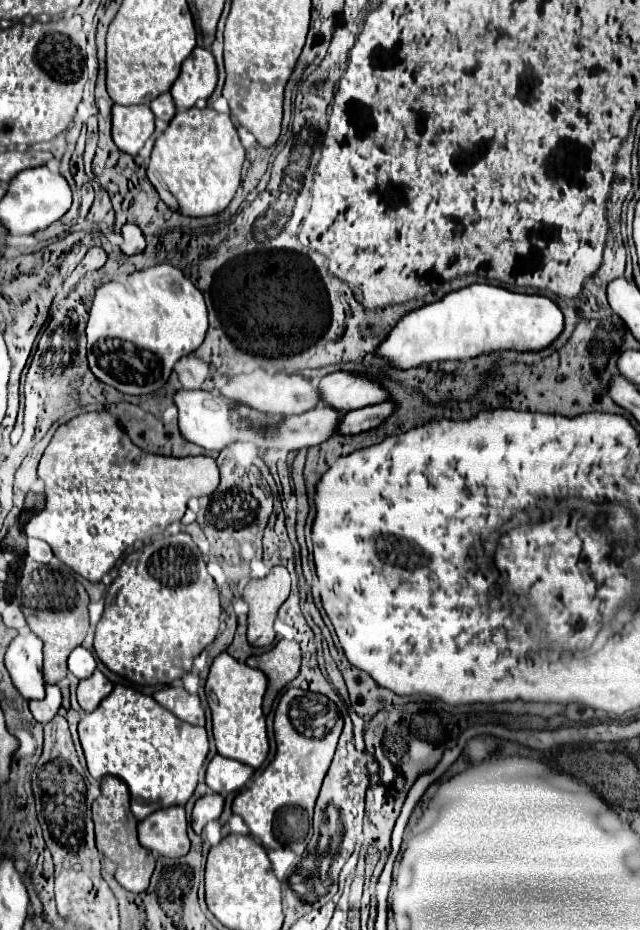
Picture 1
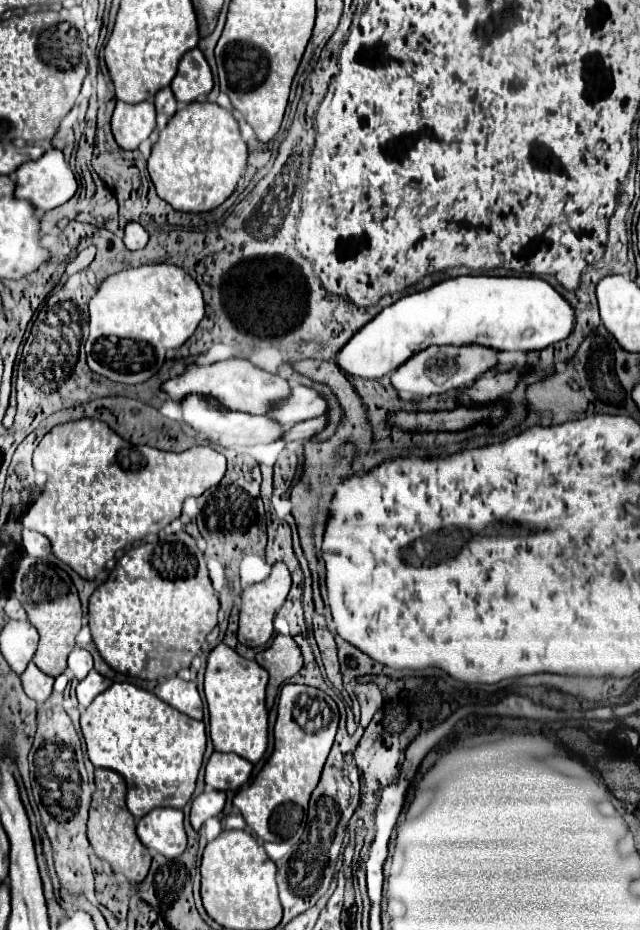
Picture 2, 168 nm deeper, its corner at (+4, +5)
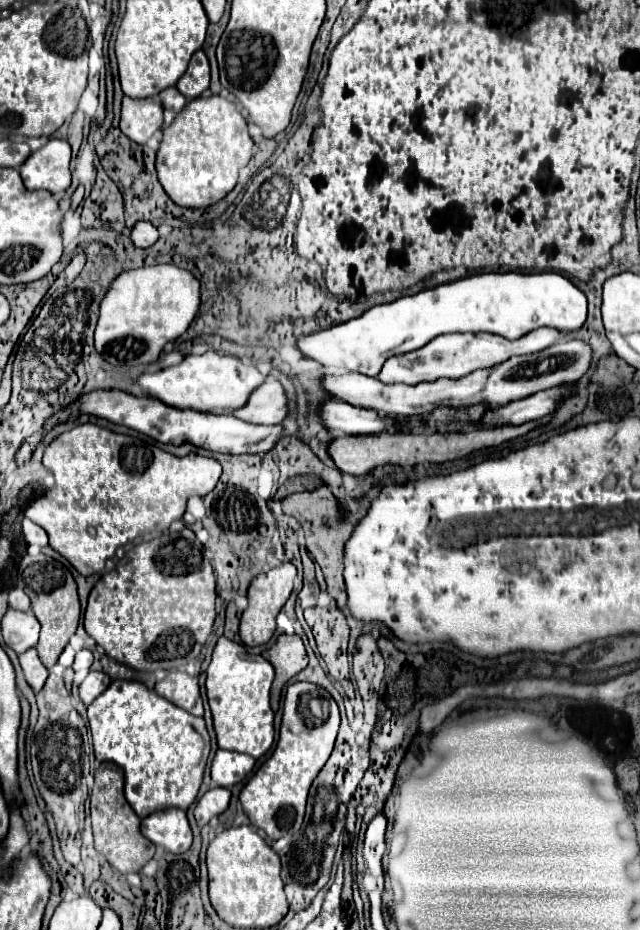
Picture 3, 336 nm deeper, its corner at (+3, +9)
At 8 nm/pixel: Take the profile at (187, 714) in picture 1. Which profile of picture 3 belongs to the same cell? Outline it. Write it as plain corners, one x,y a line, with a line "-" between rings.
171,671
163,681
157,681
155,693
171,701
173,705
189,711
191,715
203,715
197,677
191,677
183,671

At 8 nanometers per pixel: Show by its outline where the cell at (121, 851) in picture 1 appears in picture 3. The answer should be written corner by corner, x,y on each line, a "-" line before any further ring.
101,763
95,771
95,785
91,793
91,827
95,837
95,849
107,857
113,869
119,873
135,873
155,855
155,845
139,831
141,819
131,809
123,795
123,771
115,763

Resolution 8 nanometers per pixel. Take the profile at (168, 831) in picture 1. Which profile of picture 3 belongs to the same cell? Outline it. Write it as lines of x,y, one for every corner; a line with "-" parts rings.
173,807
145,817
141,823
141,833
169,853
185,853
193,841
185,811

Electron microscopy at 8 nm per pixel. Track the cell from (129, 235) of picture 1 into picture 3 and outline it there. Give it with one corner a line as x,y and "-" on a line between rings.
139,221
131,231
131,239
133,239
135,247
143,247
145,249
145,247
151,247
159,239
159,231
151,223

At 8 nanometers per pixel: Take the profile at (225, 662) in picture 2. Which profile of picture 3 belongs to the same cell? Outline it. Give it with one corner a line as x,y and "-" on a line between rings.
221,637
215,645
207,669
207,699
213,713
219,749
237,751
259,759
273,745
273,711
269,707
269,689
273,683
273,665
261,655
249,653
241,643

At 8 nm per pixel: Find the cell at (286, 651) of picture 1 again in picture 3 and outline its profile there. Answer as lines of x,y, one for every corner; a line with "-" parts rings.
279,635
271,649
265,651
265,659
275,667
275,681
271,687
271,707
279,709
279,699
285,683
307,667
307,651
299,635

